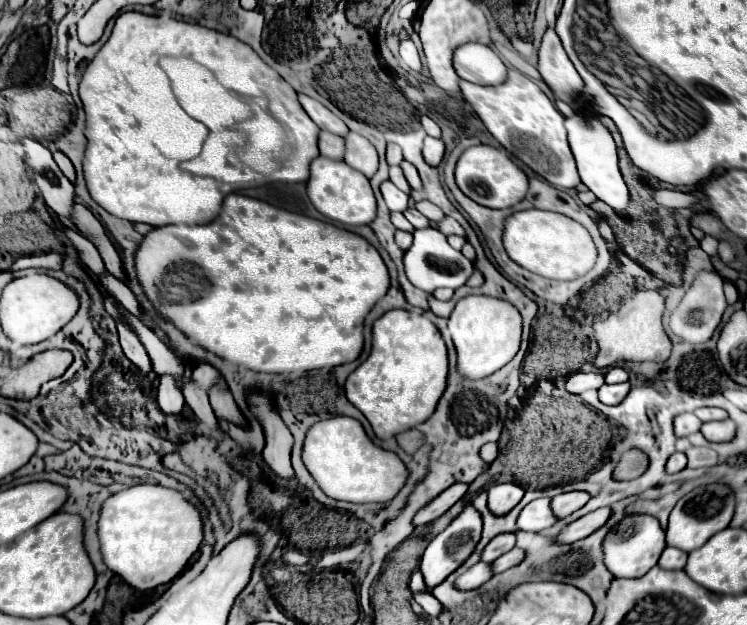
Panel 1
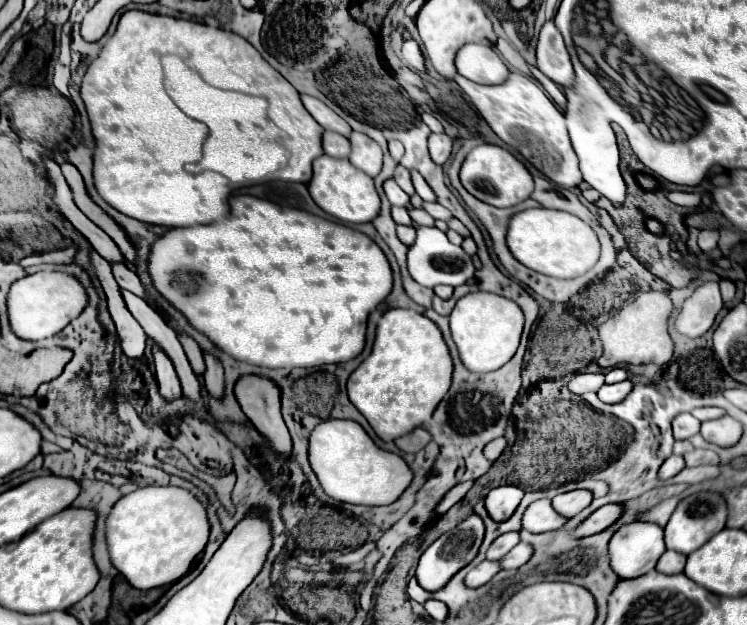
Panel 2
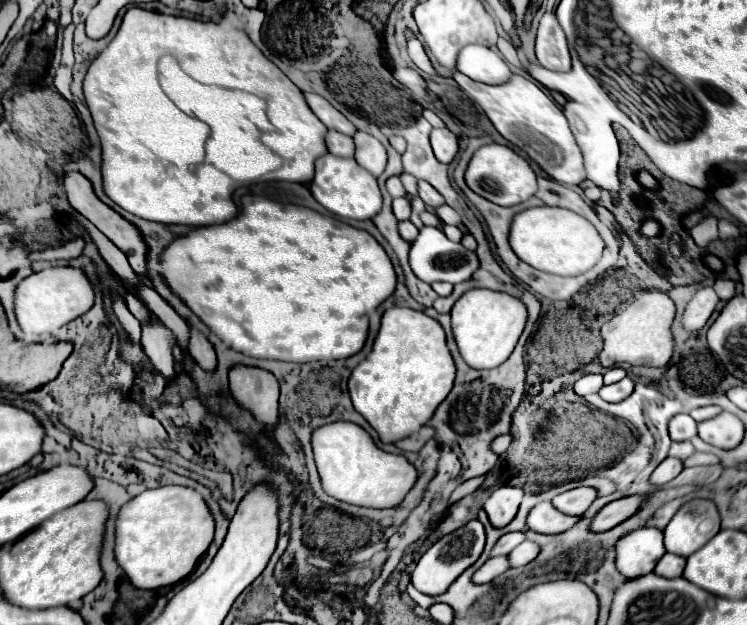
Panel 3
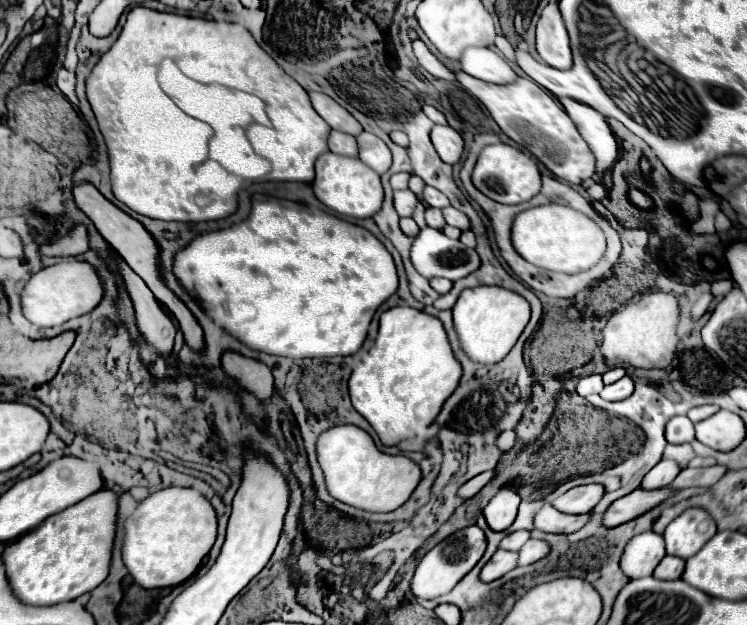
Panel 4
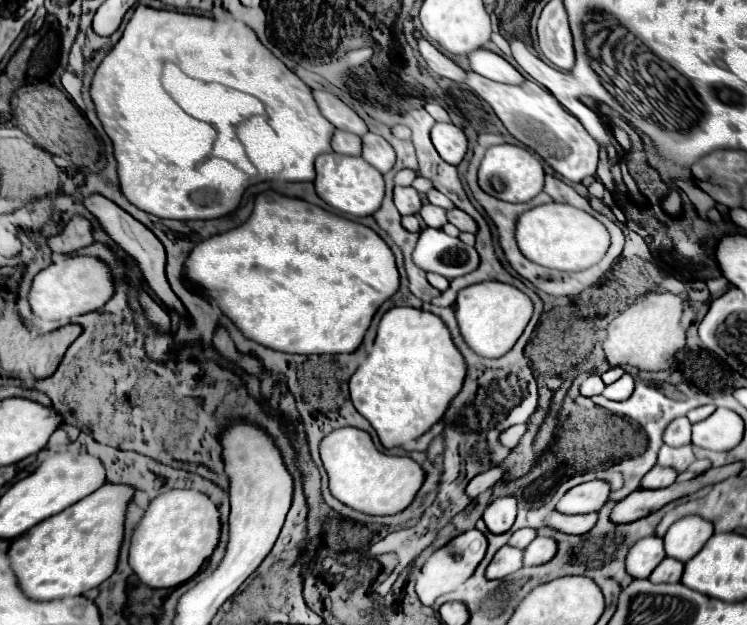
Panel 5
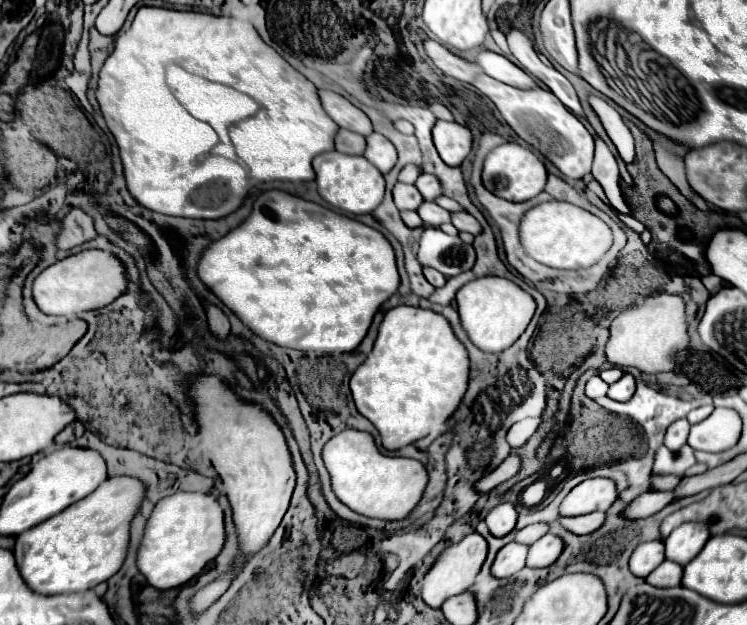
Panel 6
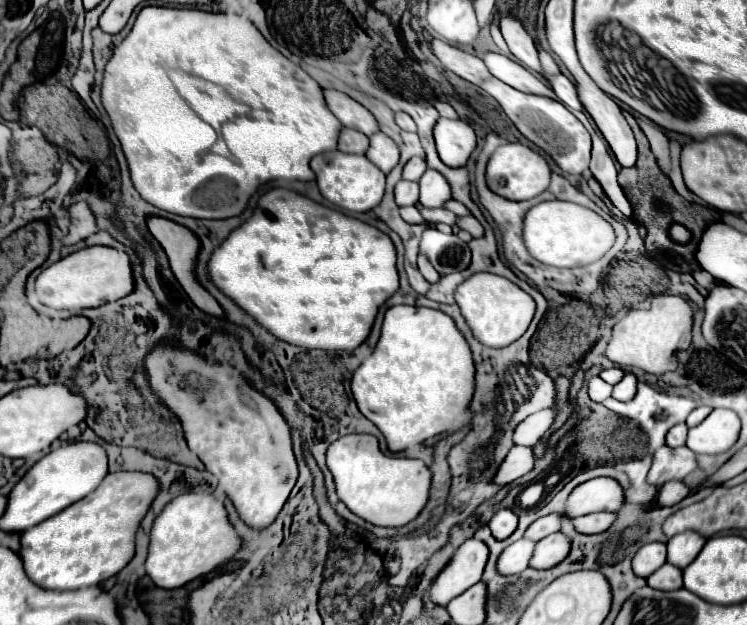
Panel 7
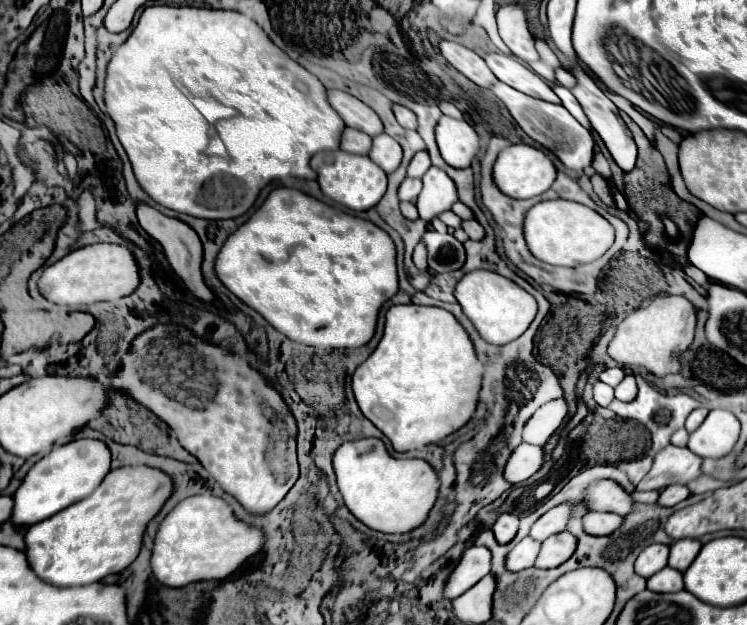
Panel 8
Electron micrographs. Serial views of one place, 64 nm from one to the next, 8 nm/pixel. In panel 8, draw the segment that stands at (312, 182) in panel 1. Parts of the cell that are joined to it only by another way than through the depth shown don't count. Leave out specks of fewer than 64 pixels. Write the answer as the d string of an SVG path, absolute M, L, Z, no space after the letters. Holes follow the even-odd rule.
M332 150L332 152L318 152L310 164L312 164L312 170L316 170L318 174L318 184L322 192L334 202L350 210L356 210L356 212L370 210L380 202L380 198L386 192L386 174L368 156Z

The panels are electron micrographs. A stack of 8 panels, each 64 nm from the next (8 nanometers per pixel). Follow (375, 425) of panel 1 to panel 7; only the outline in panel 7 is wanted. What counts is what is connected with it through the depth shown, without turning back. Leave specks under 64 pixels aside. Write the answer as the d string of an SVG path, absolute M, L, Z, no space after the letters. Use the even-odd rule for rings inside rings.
M392 306L384 316L382 334L374 352L358 366L350 388L360 412L384 434L388 448L402 452L422 444L426 438L440 436L466 414L474 388L474 362L464 336L450 316L432 308Z

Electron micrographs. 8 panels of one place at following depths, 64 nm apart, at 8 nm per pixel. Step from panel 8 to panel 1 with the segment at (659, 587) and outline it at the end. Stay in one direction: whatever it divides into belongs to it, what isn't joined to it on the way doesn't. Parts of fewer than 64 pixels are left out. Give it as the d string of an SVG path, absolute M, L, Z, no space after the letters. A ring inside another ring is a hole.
M666 546L658 564L666 570L682 570L686 566L686 558L688 558L688 554L684 550L674 548L674 546Z

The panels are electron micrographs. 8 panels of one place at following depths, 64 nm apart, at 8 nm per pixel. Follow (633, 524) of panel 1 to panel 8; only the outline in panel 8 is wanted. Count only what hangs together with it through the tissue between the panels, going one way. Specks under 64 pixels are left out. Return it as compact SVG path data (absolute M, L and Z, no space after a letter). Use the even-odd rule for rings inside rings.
M650 544L636 558L636 572L642 578L650 578L658 570L662 570L668 562L668 546L666 544Z

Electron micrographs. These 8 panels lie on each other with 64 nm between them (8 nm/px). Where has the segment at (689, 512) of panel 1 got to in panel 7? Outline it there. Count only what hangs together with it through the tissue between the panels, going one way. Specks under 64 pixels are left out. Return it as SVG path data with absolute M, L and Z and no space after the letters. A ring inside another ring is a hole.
M696 530L678 532L666 544L668 546L668 562L684 570L700 554L704 544L706 544L706 538Z

